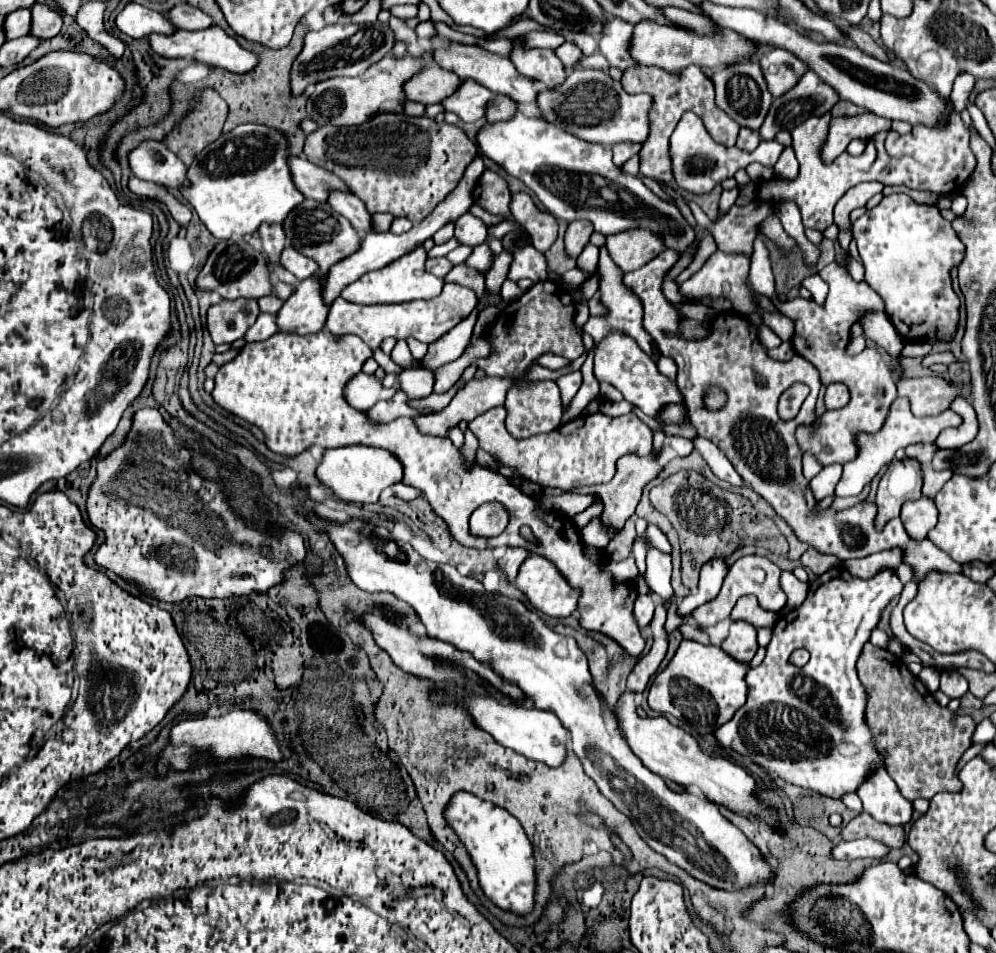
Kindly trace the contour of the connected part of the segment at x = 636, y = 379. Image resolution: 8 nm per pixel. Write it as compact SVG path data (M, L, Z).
M612 331L608 333L594 349L594 375L598 381L606 381L610 383L612 387L616 387L624 399L632 405L648 405L648 411L650 411L650 417L659 422L663 428L663 432L666 436L680 436L684 439L696 439L698 437L698 431L696 427L692 425L690 419L686 419L682 425L664 425L658 420L658 414L664 407L668 407L670 403L684 403L684 397L678 389L678 385L674 381L670 381L668 377L664 377L662 373L658 373L658 367L656 367L656 361L652 361L640 347L638 343L628 337L626 333L622 331Z

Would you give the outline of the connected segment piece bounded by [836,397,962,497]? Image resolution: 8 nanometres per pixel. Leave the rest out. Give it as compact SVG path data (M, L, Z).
M898 397L888 413L888 419L884 421L882 429L876 433L858 433L856 437L856 445L858 445L858 455L854 461L844 465L844 475L840 479L840 483L836 485L836 497L842 495L860 495L862 489L874 479L874 475L888 463L894 459L894 453L898 449L904 449L912 443L934 443L936 437L948 429L948 427L958 427L962 423L962 417L950 409L942 411L940 415L934 417L914 417L910 411L910 401L906 397Z

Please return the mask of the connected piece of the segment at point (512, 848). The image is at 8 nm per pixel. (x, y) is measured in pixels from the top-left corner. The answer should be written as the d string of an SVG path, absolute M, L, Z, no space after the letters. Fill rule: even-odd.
M456 793L446 809L446 817L478 869L478 881L484 895L500 909L520 915L532 911L536 889L532 845L516 817L510 817L504 809L498 809L490 801L476 799L470 793Z

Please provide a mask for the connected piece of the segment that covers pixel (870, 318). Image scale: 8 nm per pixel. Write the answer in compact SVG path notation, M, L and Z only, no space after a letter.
M866 313L866 317L862 317L862 327L864 327L864 335L874 341L878 347L886 349L888 353L888 363L894 375L894 381L902 379L902 365L900 365L900 353L906 345L906 341L900 337L900 333L894 329L892 321L888 319L886 313Z

